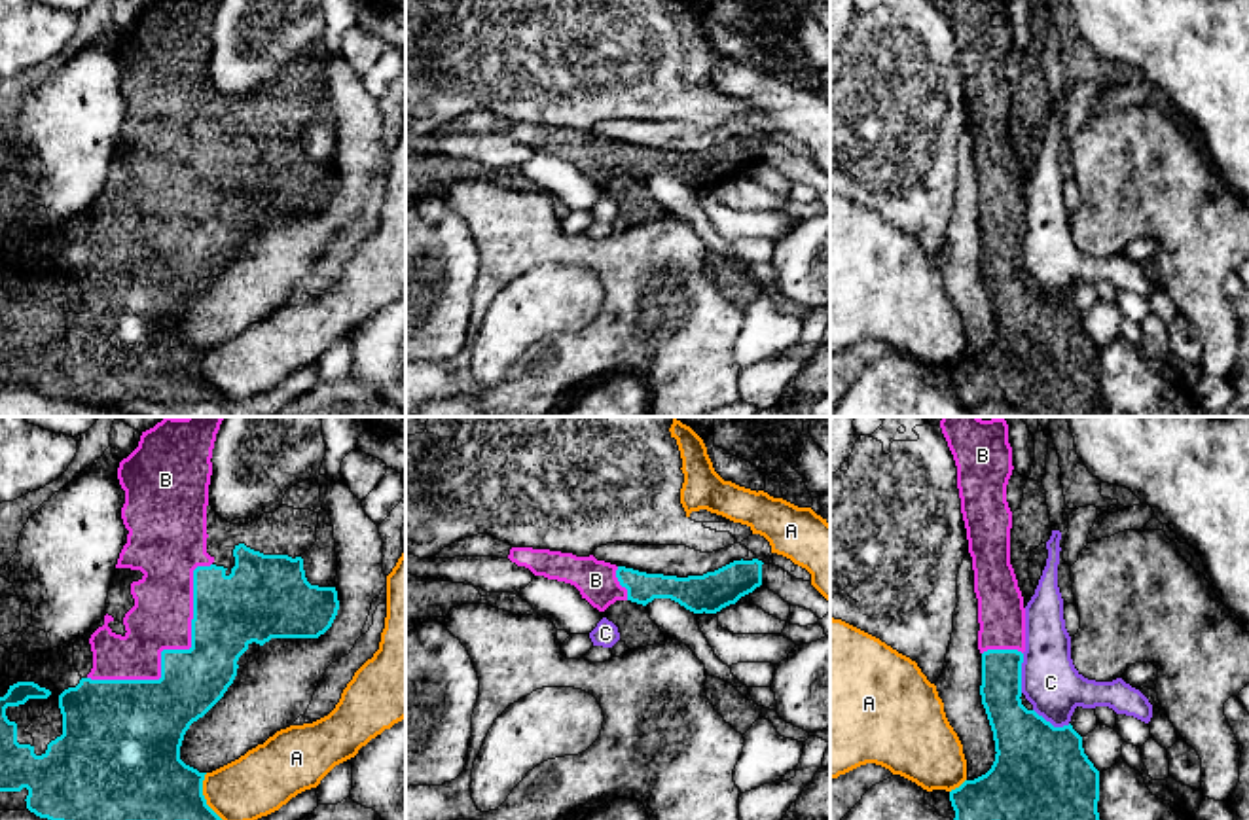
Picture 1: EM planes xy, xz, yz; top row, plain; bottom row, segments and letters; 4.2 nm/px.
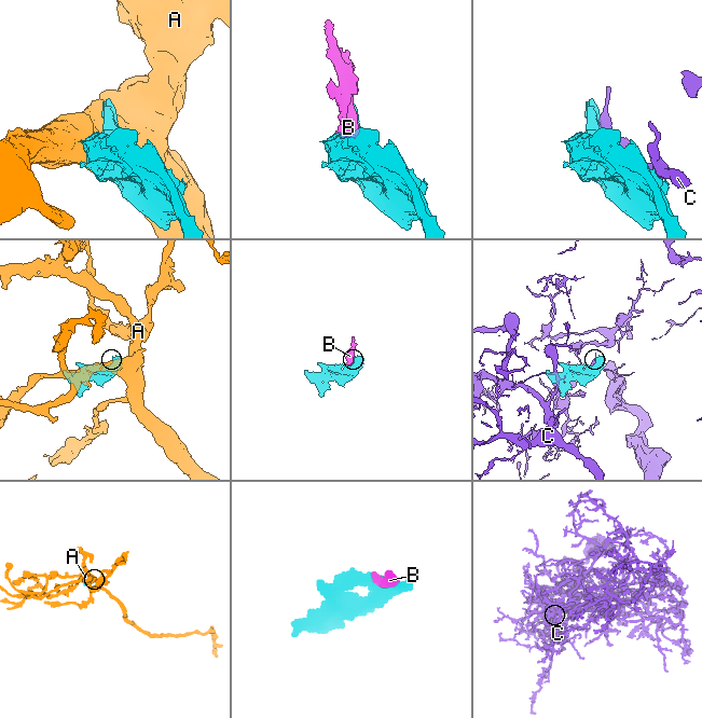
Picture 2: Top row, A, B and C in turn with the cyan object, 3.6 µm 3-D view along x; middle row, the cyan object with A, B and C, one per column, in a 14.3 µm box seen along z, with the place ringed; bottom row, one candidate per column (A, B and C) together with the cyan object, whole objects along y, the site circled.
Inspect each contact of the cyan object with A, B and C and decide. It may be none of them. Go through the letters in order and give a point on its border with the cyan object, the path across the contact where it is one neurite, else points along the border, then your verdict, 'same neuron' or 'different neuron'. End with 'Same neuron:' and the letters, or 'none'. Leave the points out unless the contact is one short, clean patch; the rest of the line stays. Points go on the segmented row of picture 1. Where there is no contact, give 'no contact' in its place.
A: contact xy (203, 796); different neuron
B: contact xy (173, 650); same neuron
C: contact yz (1020, 673); different neuron
Same neuron: B

